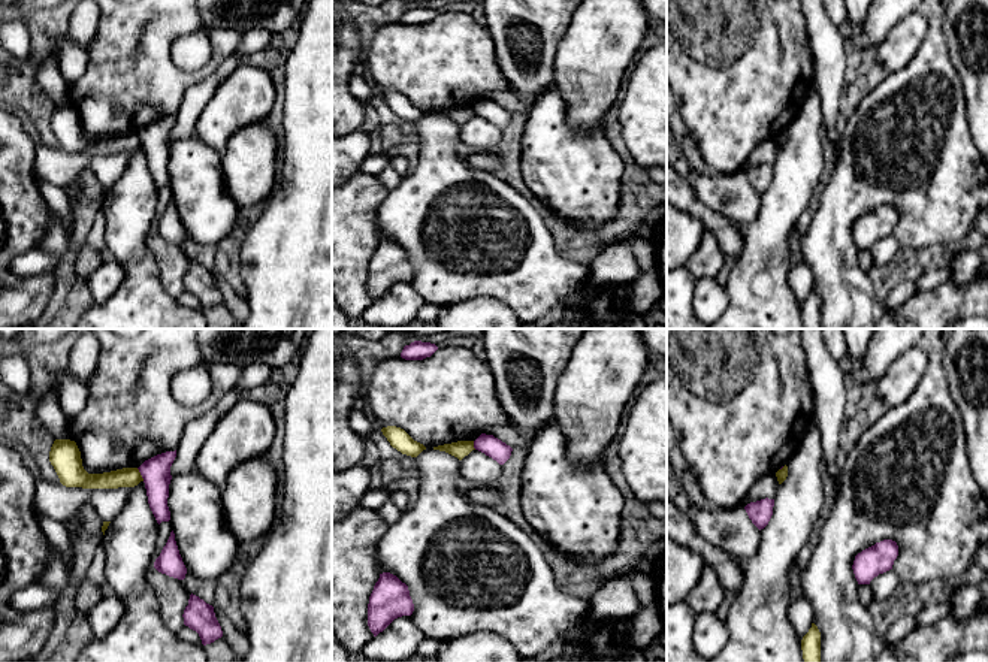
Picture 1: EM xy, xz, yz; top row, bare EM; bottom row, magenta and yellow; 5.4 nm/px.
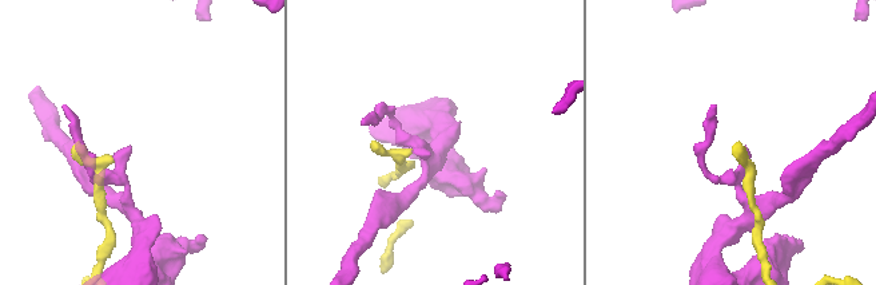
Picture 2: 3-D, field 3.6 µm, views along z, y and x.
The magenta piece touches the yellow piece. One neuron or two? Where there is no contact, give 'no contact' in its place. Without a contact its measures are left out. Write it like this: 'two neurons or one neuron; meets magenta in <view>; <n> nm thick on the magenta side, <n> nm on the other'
two neurons; meets magenta in xy; 160 nm thick on the magenta side, 110 nm on the other

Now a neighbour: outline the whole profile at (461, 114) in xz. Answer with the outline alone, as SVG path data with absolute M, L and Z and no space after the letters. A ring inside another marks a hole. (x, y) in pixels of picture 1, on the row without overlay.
M457 106L457 108L433 112L433 115L445 117L462 126L475 114L474 114L474 106Z

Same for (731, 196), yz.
M689 167L688 181L707 208L729 221L746 227L756 218L761 196L752 188L743 170L703 175Z

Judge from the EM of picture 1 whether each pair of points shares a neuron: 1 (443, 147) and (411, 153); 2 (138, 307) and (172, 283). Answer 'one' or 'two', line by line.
1: two
2: two

